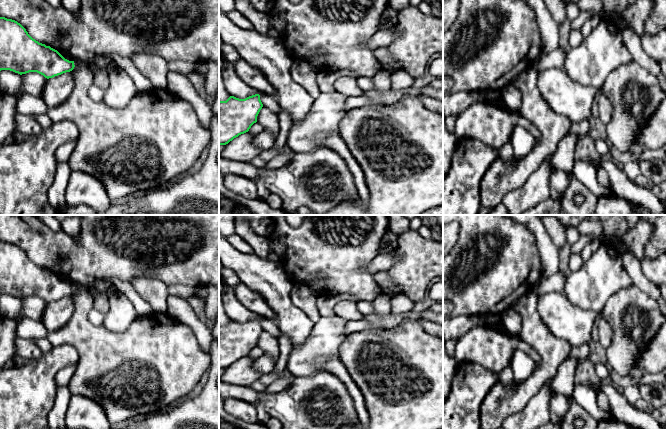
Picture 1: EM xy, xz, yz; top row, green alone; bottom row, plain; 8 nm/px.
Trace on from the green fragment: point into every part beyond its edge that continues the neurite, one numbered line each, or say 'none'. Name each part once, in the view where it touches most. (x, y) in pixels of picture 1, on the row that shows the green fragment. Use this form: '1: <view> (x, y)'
none

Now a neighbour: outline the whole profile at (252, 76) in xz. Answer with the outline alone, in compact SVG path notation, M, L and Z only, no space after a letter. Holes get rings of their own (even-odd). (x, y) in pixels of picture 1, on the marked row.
M240 57L234 64L234 69L239 78L246 84L277 100L275 88L258 68L251 66L246 60Z

